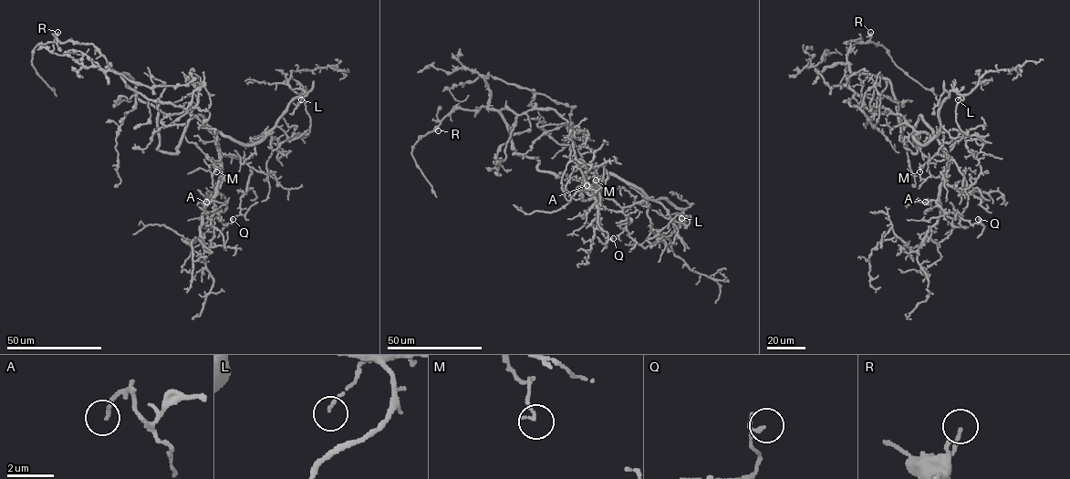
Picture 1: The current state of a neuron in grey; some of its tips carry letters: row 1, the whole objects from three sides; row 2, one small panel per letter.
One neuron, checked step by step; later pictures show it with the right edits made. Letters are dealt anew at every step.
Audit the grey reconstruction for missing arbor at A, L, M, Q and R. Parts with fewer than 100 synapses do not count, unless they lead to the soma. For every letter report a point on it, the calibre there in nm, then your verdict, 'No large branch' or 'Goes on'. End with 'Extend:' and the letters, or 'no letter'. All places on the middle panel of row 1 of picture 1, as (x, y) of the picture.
A: Place: (586, 185). Thickness 120 nm. No large branch
L: Place: (681, 218). Thickness 120 nm. No large branch
M: Place: (596, 180). Thickness 130 nm. No large branch
Q: Place: (613, 238). Thickness 100 nm. No large branch
R: Place: (438, 130). Thickness 130 nm. No large branch
Extend: no letter

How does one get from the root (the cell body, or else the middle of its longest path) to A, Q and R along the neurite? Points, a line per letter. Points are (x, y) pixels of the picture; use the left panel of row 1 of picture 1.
A: (178, 148), (186, 124), (200, 115), (215, 135), (220, 162), (216, 195), (213, 201), (206, 202)
Q: (178, 148), (186, 124), (200, 115), (218, 149), (215, 212), (223, 224), (233, 219)
R: (178, 148), (158, 150), (158, 110), (137, 96), (127, 74), (115, 71), (92, 44), (57, 43), (57, 32)

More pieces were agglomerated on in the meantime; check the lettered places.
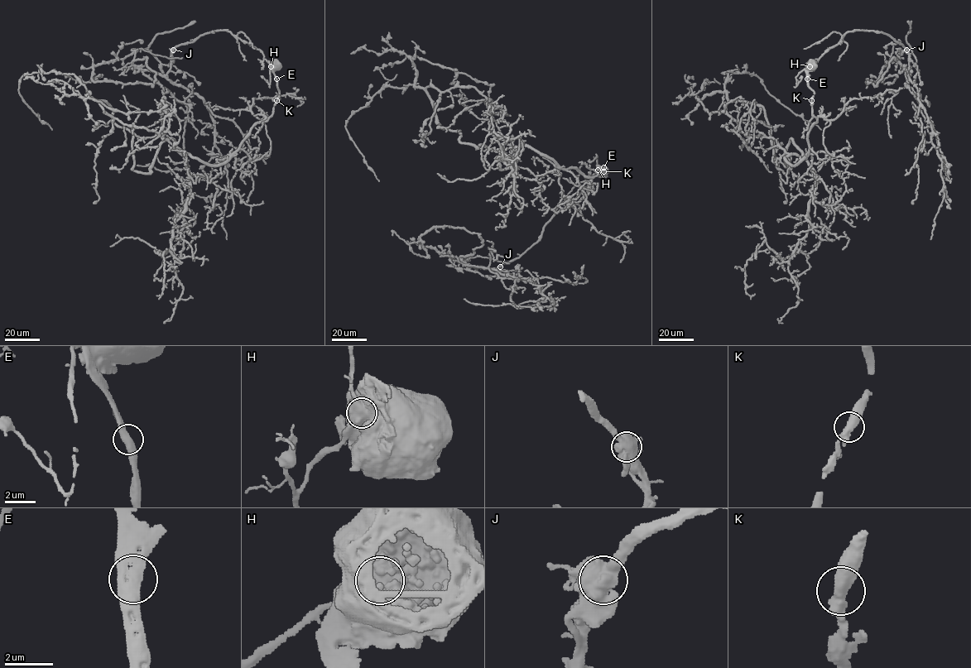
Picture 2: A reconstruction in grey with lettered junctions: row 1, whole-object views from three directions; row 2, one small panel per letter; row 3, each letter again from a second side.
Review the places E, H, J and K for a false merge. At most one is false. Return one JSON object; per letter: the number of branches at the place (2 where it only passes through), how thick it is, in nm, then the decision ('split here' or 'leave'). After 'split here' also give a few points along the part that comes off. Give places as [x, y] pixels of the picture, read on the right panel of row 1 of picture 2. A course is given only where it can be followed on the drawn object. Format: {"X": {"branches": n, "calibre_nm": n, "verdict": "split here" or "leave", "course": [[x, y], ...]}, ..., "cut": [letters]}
{"E": {"branches": 2, "calibre_nm": 600, "verdict": "leave"}, "H": {"branches": 2, "calibre_nm": 1100, "verdict": "split here", "course": [[809, 66], [847, 31], [882, 31], [901, 43], [908, 54], [907, 83], [933, 124], [945, 171], [939, 165]]}, "J": {"branches": 3, "calibre_nm": 700, "verdict": "leave"}, "K": {"branches": 2, "calibre_nm": 550, "verdict": "leave"}, "cut": ["H"]}

